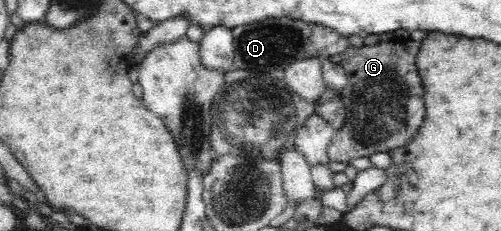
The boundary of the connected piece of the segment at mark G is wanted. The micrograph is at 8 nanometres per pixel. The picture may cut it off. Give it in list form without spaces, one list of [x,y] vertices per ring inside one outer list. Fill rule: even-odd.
[[[394,38],[374,45],[364,44],[361,47],[349,45],[346,51],[338,53],[337,56],[327,57],[328,61],[340,64],[349,77],[349,83],[342,89],[340,95],[346,109],[346,123],[337,130],[330,142],[327,155],[331,161],[348,165],[351,159],[368,158],[374,153],[390,153],[392,149],[408,145],[412,137],[416,136],[425,116],[424,87],[417,70],[417,53],[420,44],[420,41],[412,39]]]

